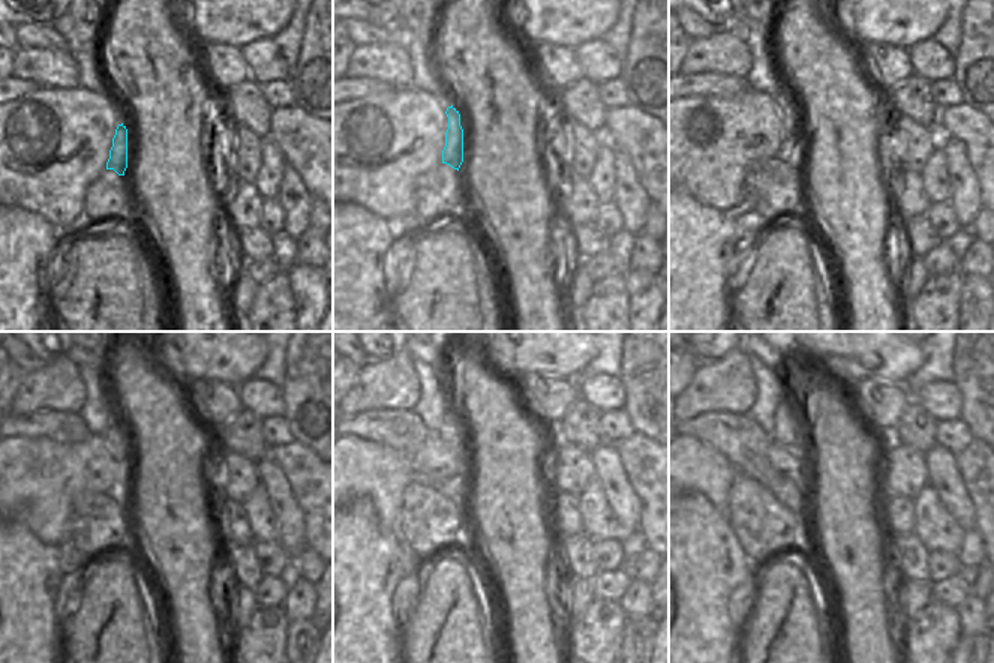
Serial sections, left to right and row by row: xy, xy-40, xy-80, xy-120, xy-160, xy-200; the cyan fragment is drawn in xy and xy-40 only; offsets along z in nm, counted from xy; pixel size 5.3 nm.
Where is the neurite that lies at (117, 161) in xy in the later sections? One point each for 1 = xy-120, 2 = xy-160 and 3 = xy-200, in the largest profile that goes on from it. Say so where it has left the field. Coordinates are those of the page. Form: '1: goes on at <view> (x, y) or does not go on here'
1: goes on at xy-120 (114, 437)
2: goes on at xy-160 (450, 432)
3: goes on at xy-200 (786, 432)

